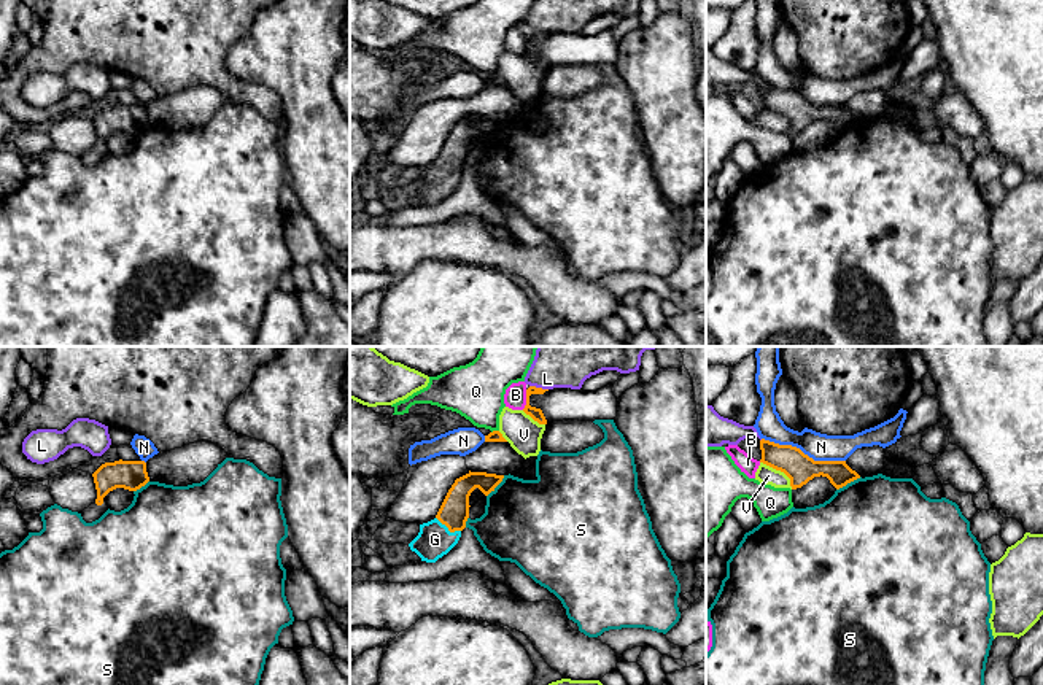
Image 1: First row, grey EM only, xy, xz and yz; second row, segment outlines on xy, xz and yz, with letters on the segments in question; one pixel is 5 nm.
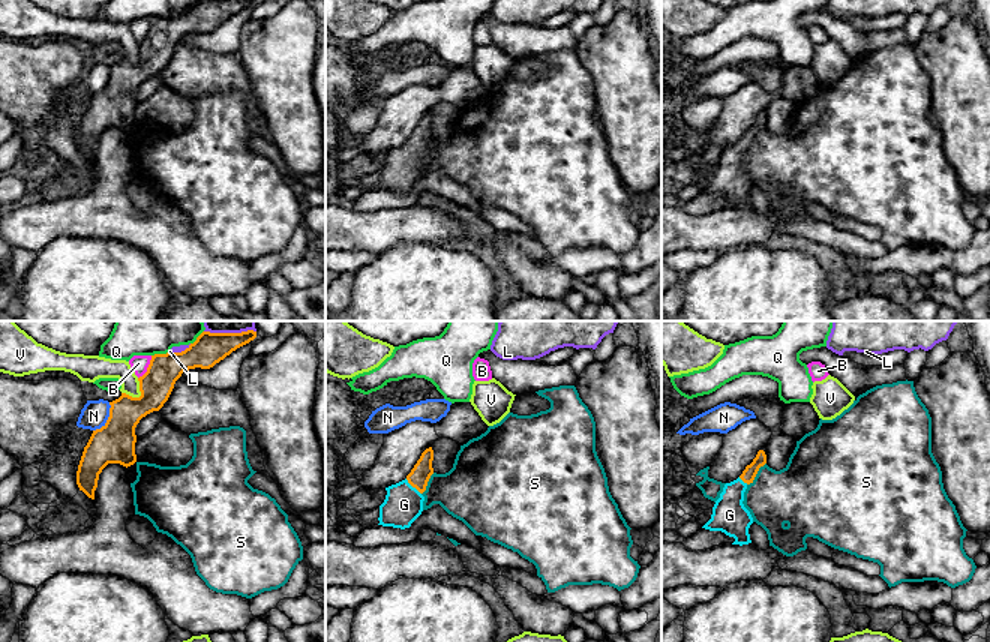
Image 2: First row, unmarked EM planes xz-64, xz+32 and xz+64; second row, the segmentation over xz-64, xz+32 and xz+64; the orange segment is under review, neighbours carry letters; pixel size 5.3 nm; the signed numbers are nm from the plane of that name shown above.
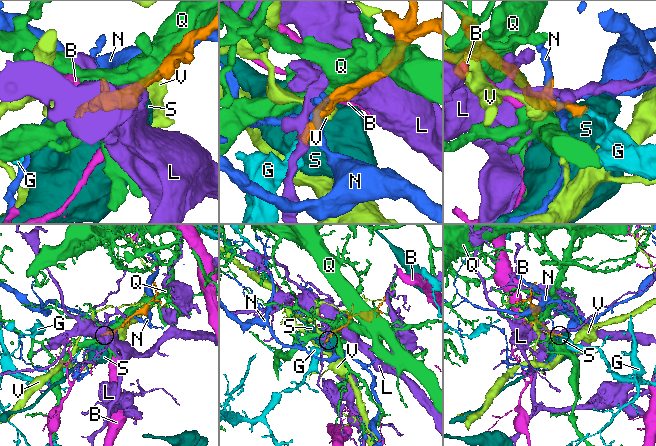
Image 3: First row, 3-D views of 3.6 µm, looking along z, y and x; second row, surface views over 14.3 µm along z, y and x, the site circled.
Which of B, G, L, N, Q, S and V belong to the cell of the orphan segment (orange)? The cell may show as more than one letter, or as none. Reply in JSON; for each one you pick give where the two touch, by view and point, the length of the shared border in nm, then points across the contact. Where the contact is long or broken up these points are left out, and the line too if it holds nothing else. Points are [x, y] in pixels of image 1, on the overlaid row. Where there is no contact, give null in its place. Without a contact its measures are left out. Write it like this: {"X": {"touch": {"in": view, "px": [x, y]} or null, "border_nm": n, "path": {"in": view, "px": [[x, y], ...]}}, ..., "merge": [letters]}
{"G": {"touch": {"in": "xz", "px": [449, 530]}, "border_nm": 150, "path": {"in": "xz", "px": [[453, 512], [449, 530], [434, 539]]}}, "merge": ["G"]}

